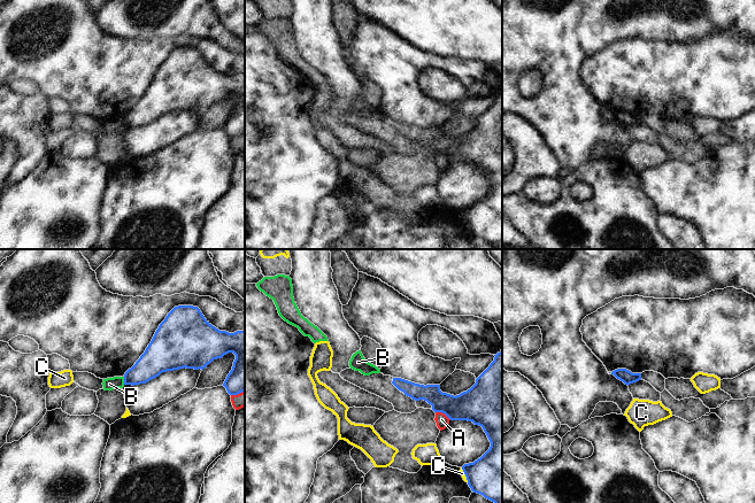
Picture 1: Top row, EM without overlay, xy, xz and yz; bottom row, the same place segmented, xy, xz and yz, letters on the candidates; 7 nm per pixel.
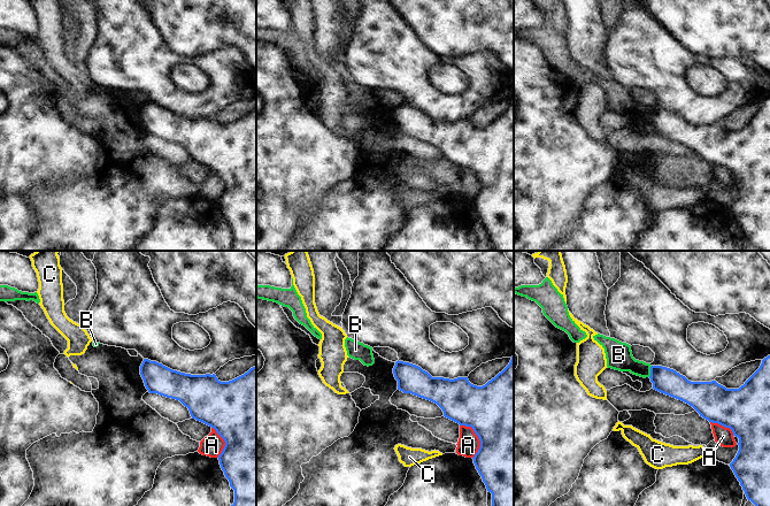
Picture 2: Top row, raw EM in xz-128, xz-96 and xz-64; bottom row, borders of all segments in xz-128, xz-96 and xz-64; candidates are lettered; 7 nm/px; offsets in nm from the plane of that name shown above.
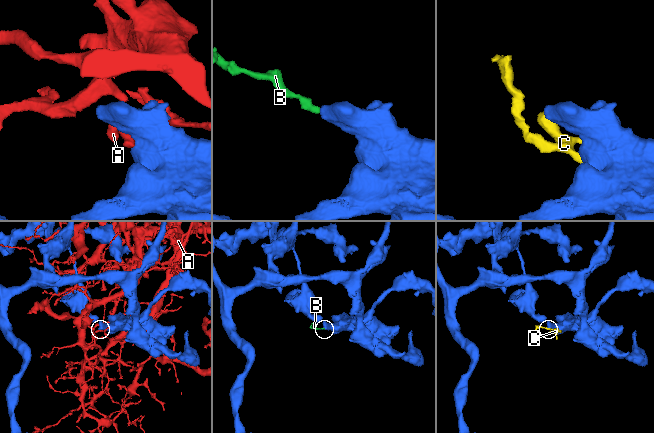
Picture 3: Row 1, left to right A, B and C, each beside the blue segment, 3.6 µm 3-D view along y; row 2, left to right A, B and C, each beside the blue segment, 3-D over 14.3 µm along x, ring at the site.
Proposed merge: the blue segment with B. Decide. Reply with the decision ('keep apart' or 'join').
keep apart

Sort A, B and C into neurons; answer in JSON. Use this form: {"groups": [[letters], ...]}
{"groups": [["A"], ["B"], ["C"]]}

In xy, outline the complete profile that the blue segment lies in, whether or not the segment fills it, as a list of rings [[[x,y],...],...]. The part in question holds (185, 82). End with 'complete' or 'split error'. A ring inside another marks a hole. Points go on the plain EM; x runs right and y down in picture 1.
[[[175,49],[160,67],[145,95],[124,117],[124,127],[140,127],[159,119],[162,115],[179,111],[203,113],[214,102],[233,95],[236,102],[223,129],[230,138],[245,134],[245,73],[229,76],[213,69],[198,49]]]; complete

